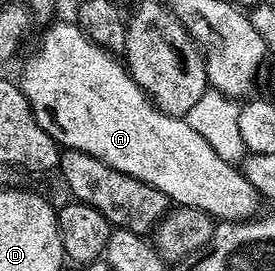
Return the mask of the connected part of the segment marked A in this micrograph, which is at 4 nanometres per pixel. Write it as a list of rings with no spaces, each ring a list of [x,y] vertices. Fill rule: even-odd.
[[[50,24],[37,50],[25,61],[21,69],[19,84],[29,100],[31,111],[47,131],[57,140],[58,146],[65,149],[78,149],[94,156],[115,171],[125,172],[129,176],[157,188],[170,202],[187,208],[197,208],[210,215],[218,222],[248,221],[258,212],[259,194],[251,187],[244,172],[236,164],[219,159],[211,151],[211,143],[199,135],[188,120],[172,117],[156,108],[152,98],[138,87],[128,68],[114,54],[98,47],[80,25]]]

